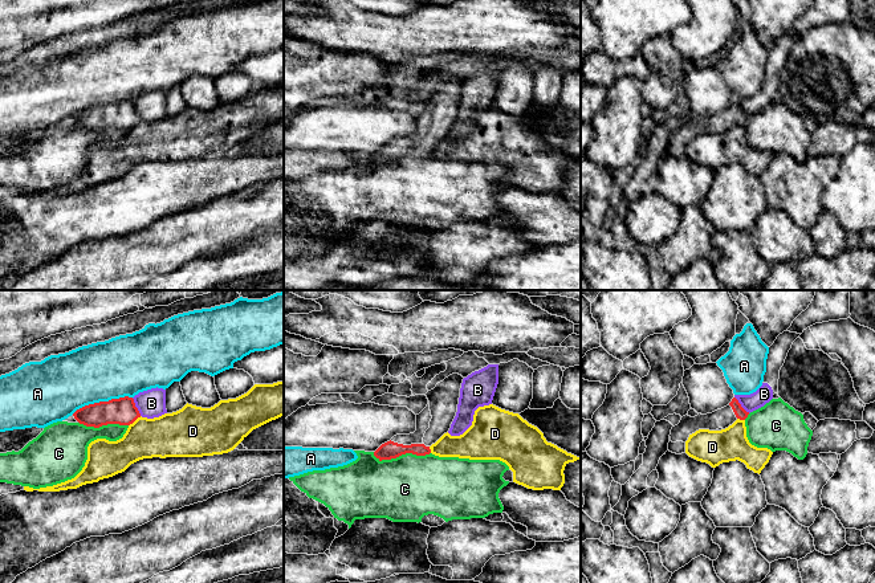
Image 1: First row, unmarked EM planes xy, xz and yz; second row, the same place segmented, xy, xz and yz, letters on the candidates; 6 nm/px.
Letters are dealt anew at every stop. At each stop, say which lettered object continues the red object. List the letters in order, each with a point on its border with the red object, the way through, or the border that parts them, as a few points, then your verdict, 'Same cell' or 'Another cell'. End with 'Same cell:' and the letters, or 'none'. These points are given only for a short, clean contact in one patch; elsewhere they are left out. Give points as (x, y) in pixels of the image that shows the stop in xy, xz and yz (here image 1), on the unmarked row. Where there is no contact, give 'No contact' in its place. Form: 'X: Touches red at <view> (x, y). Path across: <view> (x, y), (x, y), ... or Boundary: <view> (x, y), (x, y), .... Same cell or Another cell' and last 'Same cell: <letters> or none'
A: Touches red at xy (101, 105). Another cell
B: Touches red at xy (135, 110). Boundary: xy (131, 101), (141, 118). Another cell
C: Touches red at xz (401, 158). Another cell
D: Touches red at xy (134, 123). Another cell
Same cell: none

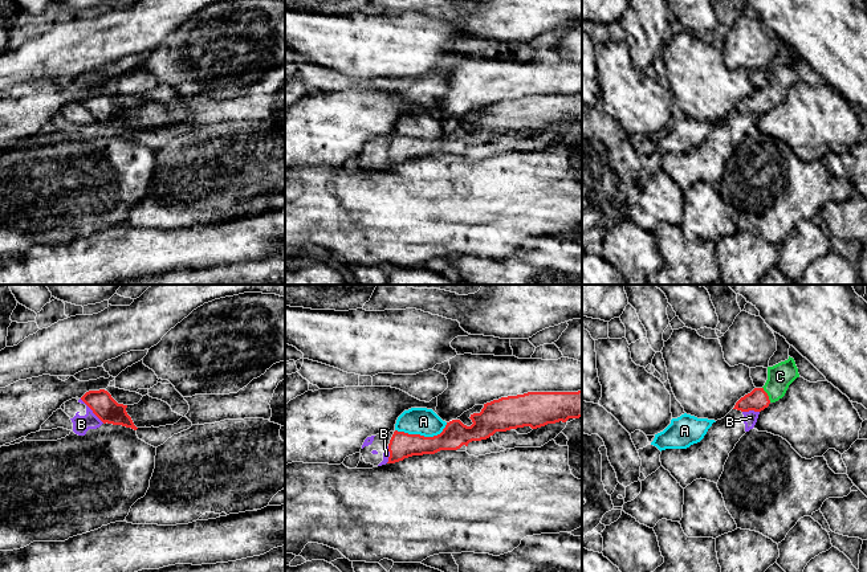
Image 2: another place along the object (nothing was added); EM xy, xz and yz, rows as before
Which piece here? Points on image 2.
A: Touches red at xz (422, 139). Boundary: xz (447, 126), (439, 137), (432, 139), (408, 138), (395, 133). Another cell
B: Touches red at xy (92, 113). Boundary: xy (80, 102), (104, 126). Another cell
C: Touches red at yz (766, 98). Path across: yz (757, 103), (766, 98), (777, 88), (780, 80). Same cell
Same cell: C

